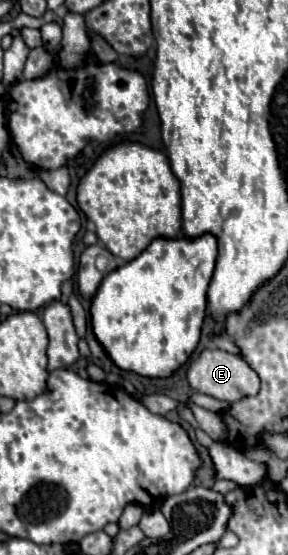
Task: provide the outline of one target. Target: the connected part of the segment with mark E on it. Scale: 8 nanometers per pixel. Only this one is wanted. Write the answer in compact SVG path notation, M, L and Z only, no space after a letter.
M204 349L202 355L190 363L188 367L188 383L198 391L198 393L204 393L204 395L210 395L210 397L216 397L220 401L228 401L228 403L236 403L244 397L252 397L252 395L258 395L260 391L260 377L258 373L238 355L232 355L232 353L226 353L222 349Z

